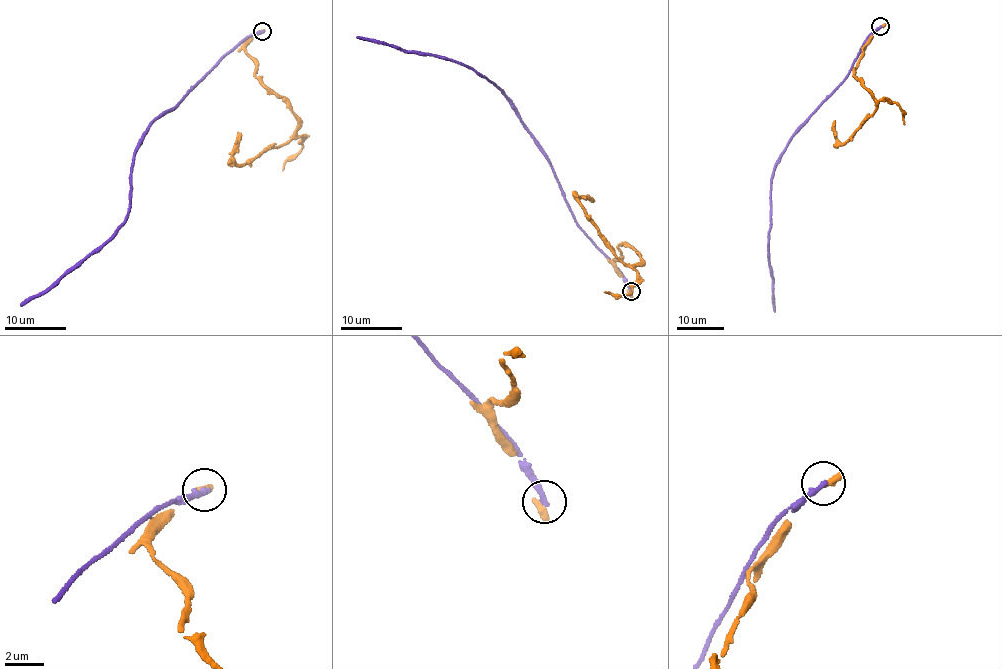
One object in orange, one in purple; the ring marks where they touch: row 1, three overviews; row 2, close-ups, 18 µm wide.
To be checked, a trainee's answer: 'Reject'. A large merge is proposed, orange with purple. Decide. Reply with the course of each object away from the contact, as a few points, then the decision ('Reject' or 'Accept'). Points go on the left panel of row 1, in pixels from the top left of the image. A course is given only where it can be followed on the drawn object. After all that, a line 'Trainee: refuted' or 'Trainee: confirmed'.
Course of orange: (260, 31), (244, 48), (256, 78), (273, 90), (298, 123), (292, 137), (241, 165), (233, 155), (237, 132). Course of purple: (262, 31), (249, 36), (150, 125), (131, 164), (131, 208), (124, 224), (21, 305). Reject
Trainee: confirmed

